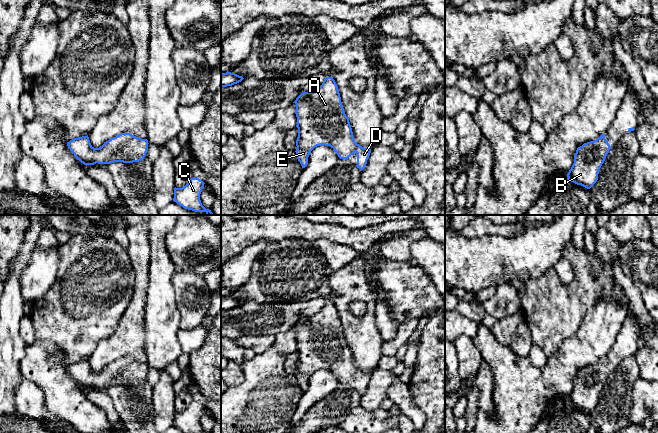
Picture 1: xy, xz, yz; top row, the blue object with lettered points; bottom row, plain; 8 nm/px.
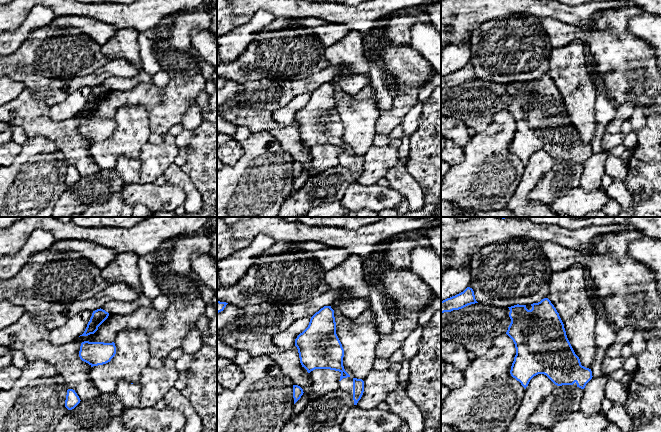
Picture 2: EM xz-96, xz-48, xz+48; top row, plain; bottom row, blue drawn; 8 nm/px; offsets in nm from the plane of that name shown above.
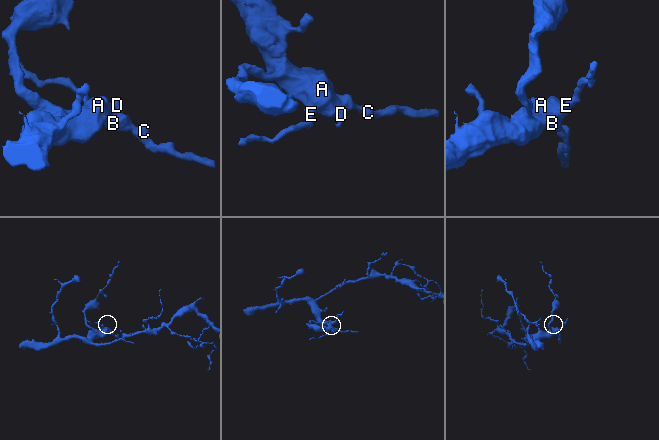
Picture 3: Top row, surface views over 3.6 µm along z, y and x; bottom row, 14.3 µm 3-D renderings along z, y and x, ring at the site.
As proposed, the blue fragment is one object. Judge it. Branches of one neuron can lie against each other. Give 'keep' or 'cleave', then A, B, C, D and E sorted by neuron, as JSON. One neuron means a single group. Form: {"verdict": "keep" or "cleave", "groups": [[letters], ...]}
{"verdict": "keep", "groups": [["A", "B", "C", "D", "E"]]}

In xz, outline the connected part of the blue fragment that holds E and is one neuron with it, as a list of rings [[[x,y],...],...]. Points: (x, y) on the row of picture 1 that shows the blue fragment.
[[[333,77],[325,78],[319,88],[311,92],[301,93],[293,103],[296,104],[296,127],[298,128],[298,137],[296,140],[297,149],[295,152],[302,168],[307,166],[311,151],[320,145],[333,148],[340,159],[347,160],[356,152],[356,167],[360,171],[365,168],[371,149],[363,148],[355,142],[349,118],[344,112],[338,86]]]

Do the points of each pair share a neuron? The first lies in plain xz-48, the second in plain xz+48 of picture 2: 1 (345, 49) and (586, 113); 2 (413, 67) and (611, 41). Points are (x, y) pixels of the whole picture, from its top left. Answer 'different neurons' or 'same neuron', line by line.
1: same neuron
2: same neuron

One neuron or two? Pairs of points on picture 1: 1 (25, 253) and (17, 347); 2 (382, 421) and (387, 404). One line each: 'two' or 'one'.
1: one
2: two

